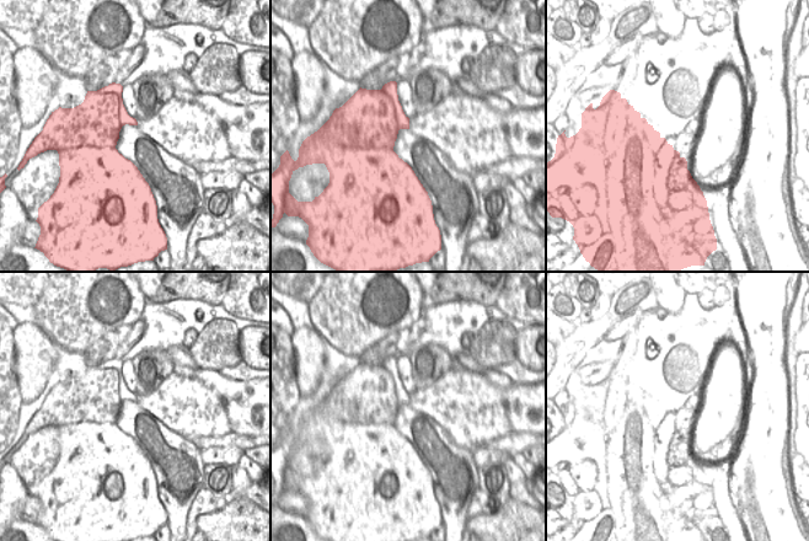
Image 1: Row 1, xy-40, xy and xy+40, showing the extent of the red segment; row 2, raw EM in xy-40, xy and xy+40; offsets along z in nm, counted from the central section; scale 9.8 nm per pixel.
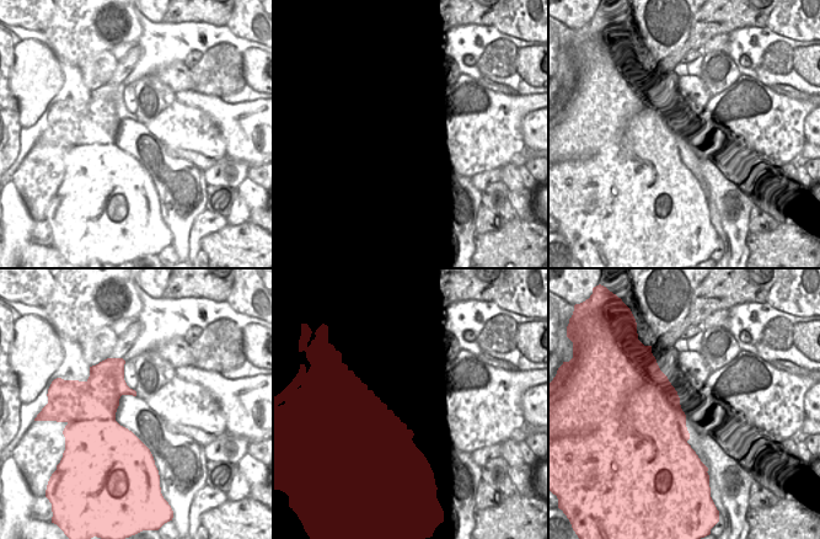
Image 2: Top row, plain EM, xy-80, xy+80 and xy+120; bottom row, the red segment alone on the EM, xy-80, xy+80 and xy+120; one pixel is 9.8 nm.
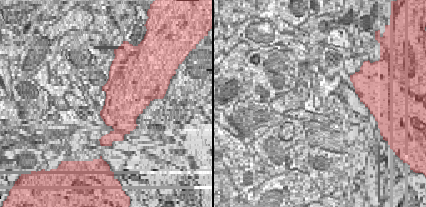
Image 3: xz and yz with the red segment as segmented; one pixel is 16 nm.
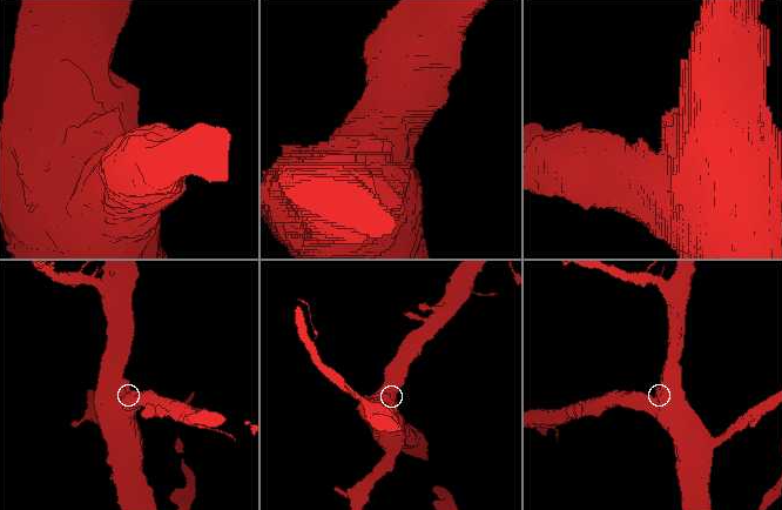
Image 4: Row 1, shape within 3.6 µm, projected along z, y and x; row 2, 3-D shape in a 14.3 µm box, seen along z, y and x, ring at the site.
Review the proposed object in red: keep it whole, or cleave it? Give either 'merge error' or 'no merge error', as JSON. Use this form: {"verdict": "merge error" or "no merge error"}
{"verdict": "merge error"}

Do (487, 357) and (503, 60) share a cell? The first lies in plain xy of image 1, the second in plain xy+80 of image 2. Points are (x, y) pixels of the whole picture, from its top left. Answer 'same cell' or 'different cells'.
same cell

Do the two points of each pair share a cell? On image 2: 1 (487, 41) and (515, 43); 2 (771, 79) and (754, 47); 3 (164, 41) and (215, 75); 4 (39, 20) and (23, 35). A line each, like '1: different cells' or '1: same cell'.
1: same cell
2: different cells
3: same cell
4: different cells

